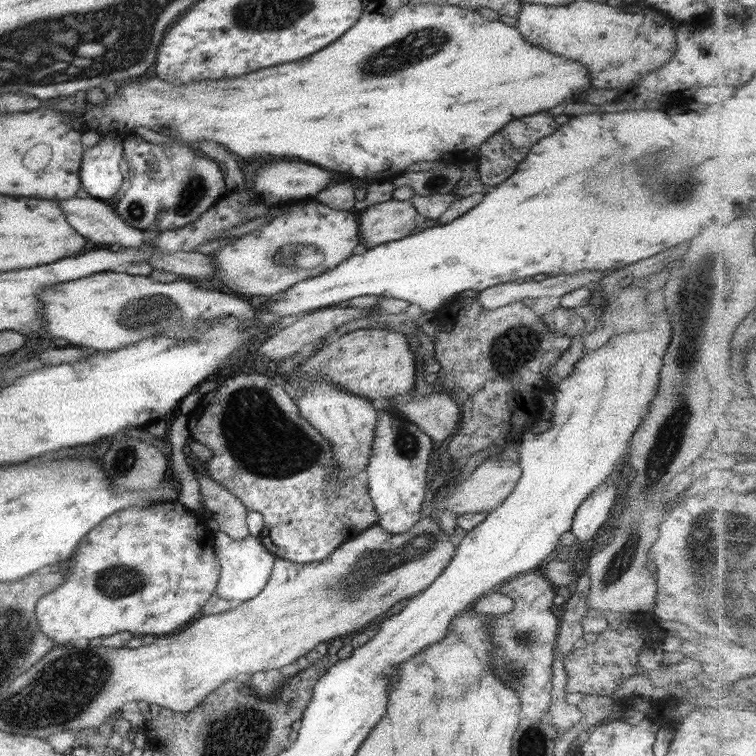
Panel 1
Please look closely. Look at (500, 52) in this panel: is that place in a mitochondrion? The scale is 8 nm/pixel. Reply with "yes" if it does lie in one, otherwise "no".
no

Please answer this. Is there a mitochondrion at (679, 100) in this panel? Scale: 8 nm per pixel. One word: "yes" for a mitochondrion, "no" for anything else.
no

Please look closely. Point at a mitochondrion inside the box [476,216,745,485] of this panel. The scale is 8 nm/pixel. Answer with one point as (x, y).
(694, 297)

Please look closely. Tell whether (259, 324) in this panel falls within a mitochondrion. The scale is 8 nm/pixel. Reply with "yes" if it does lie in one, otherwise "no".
no

